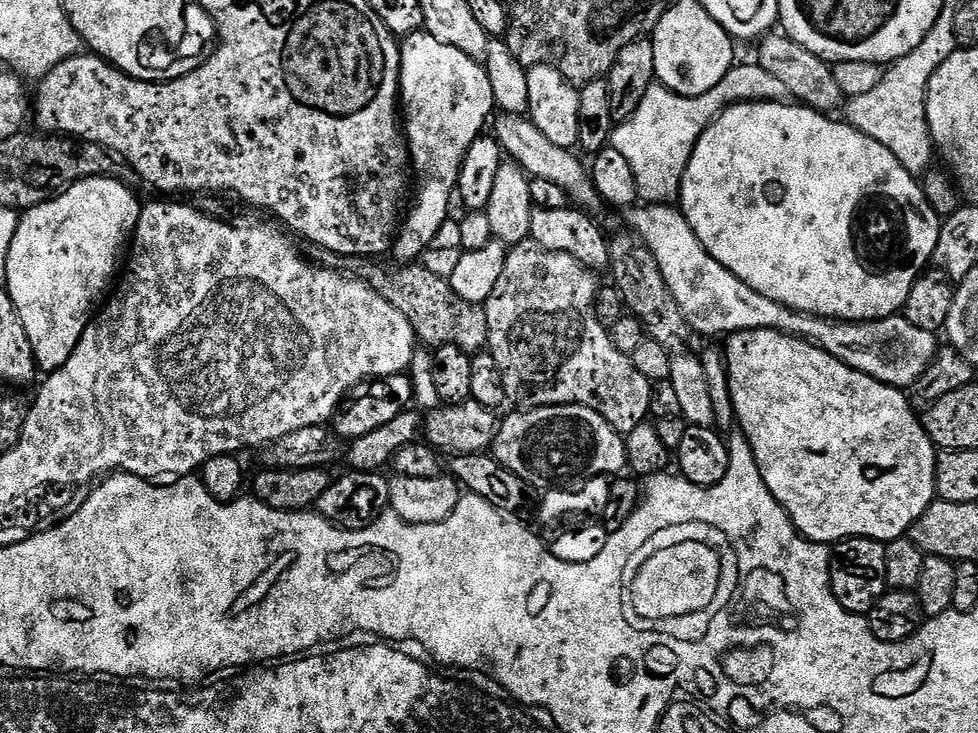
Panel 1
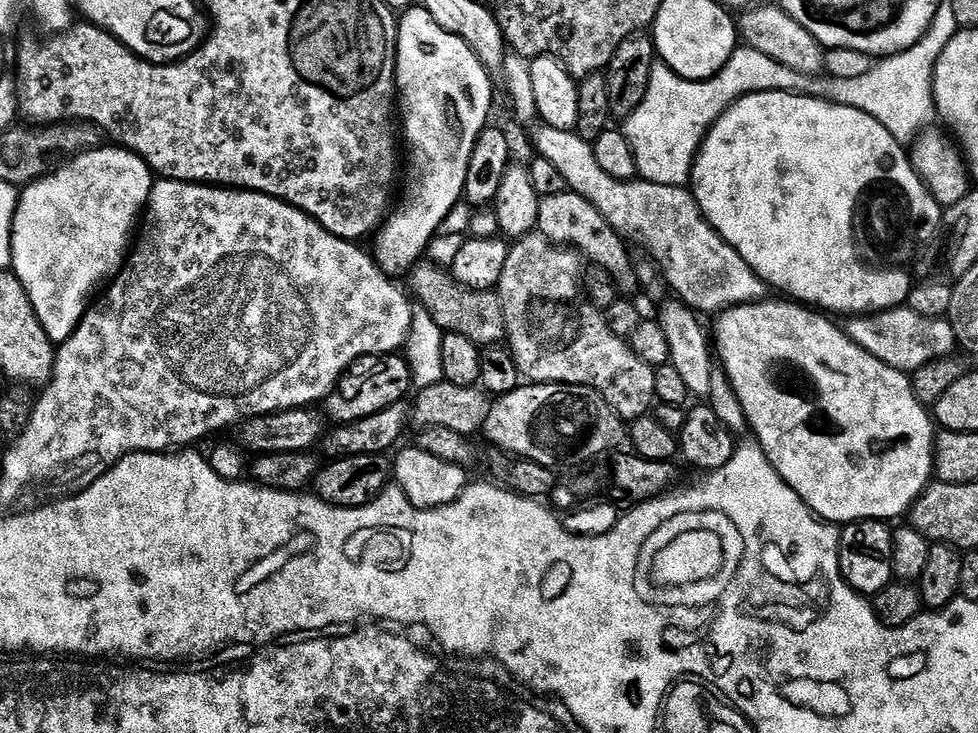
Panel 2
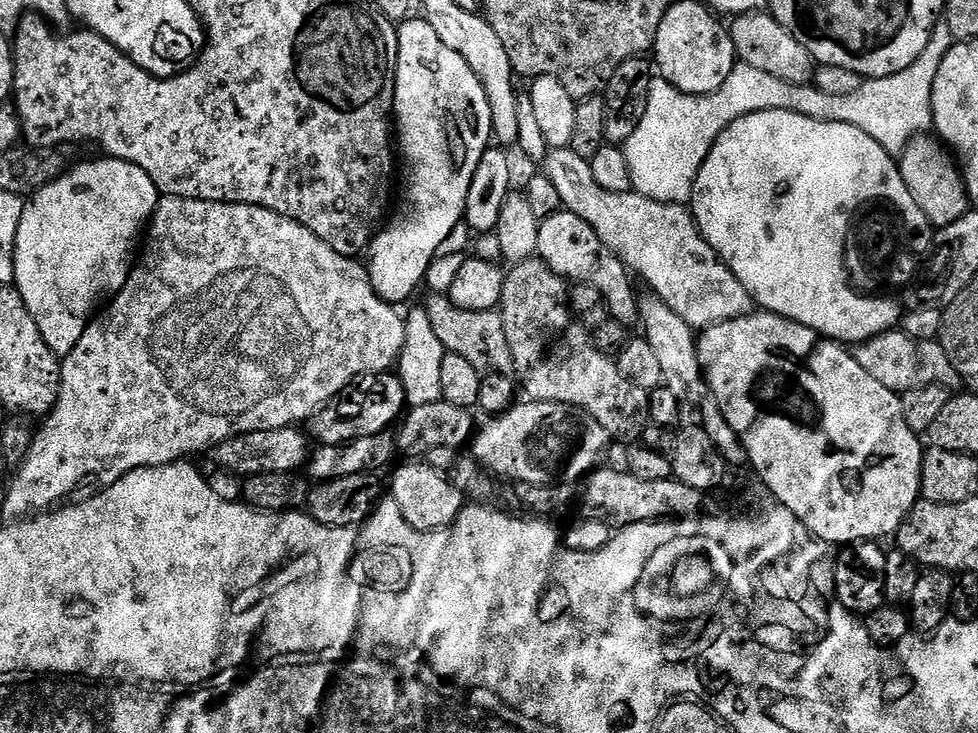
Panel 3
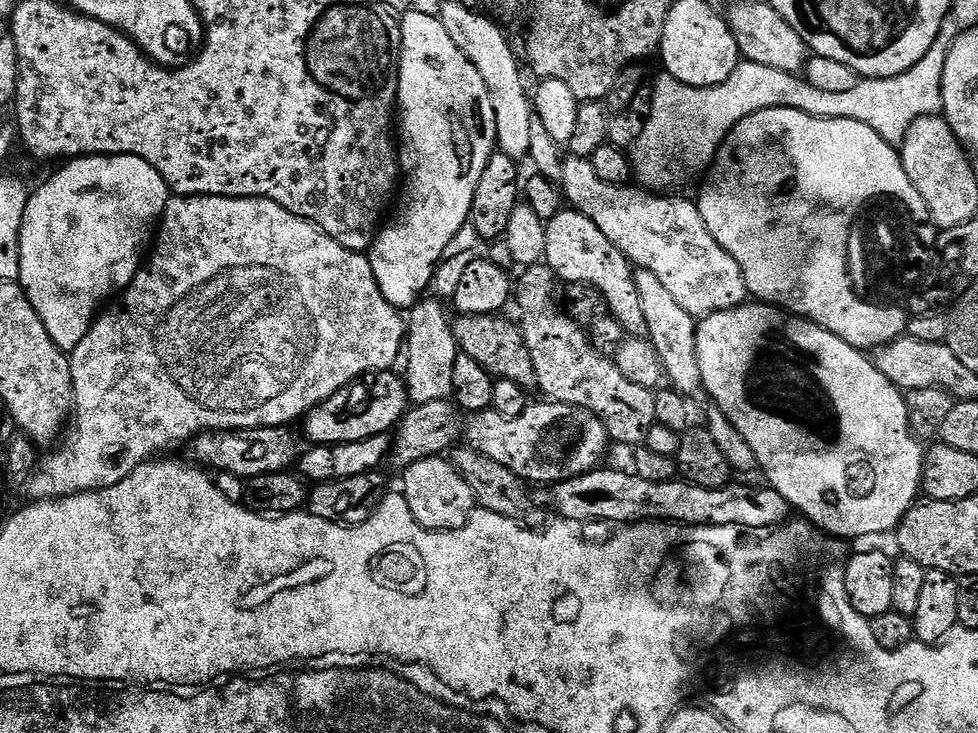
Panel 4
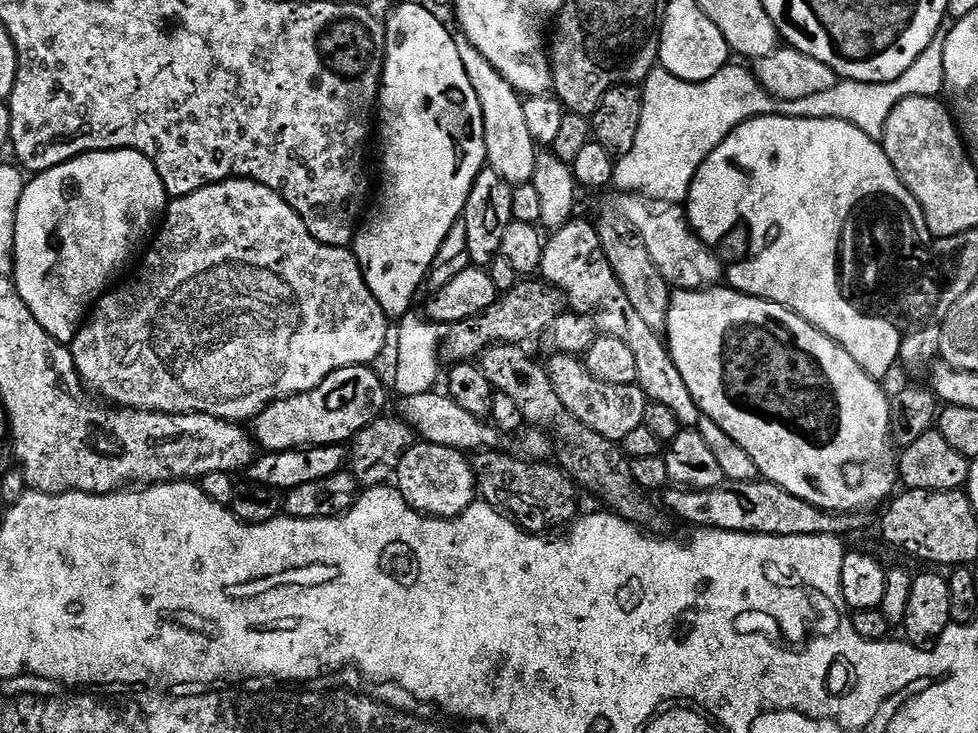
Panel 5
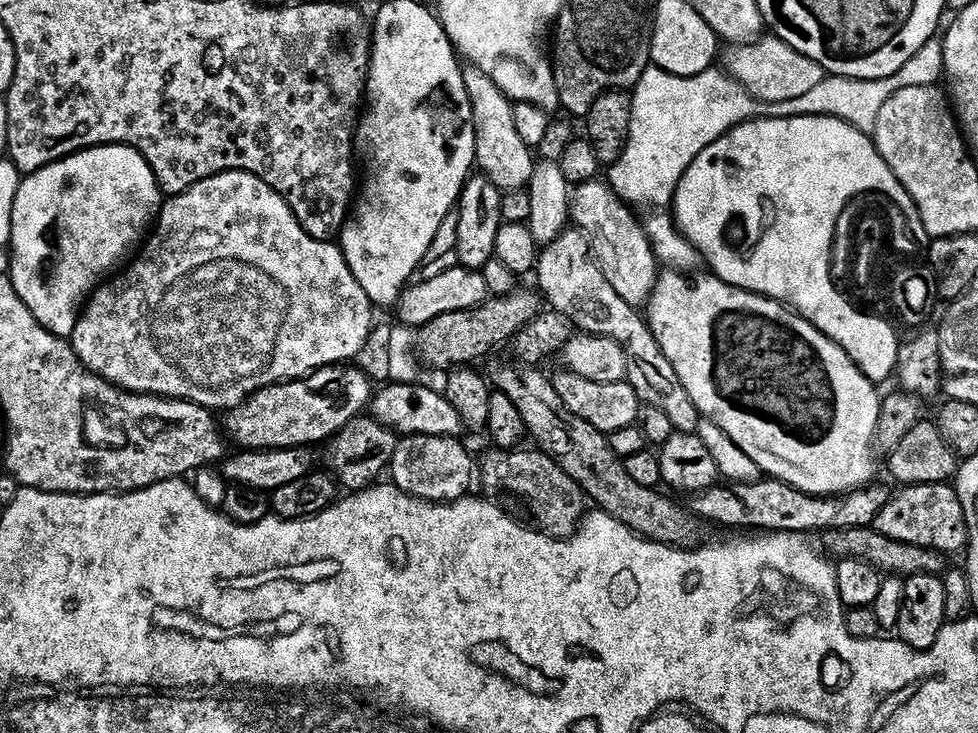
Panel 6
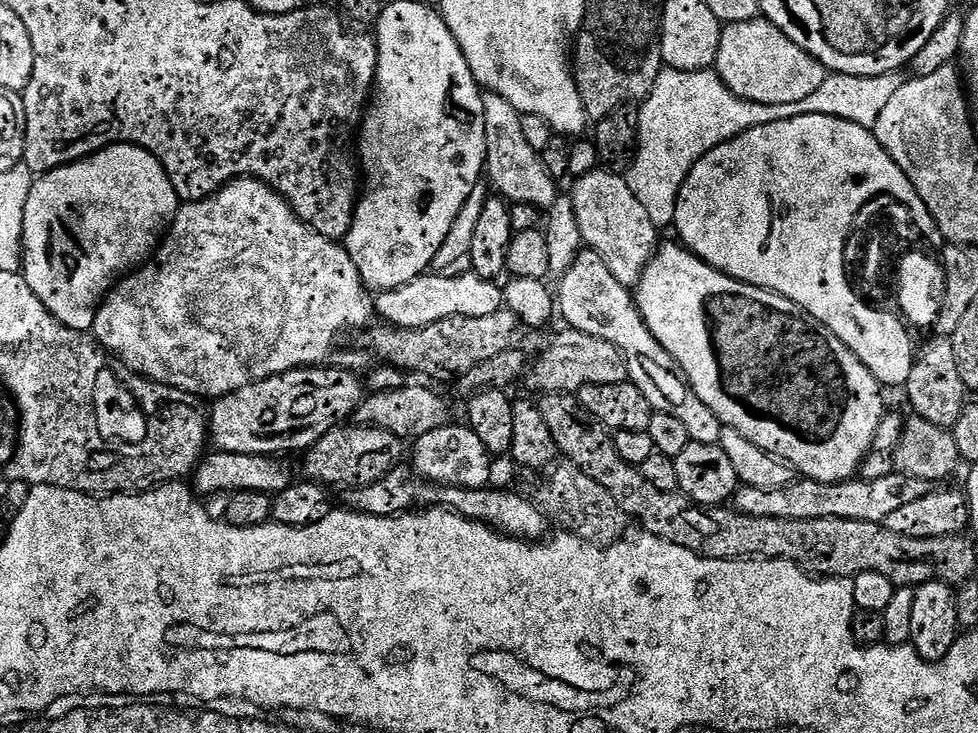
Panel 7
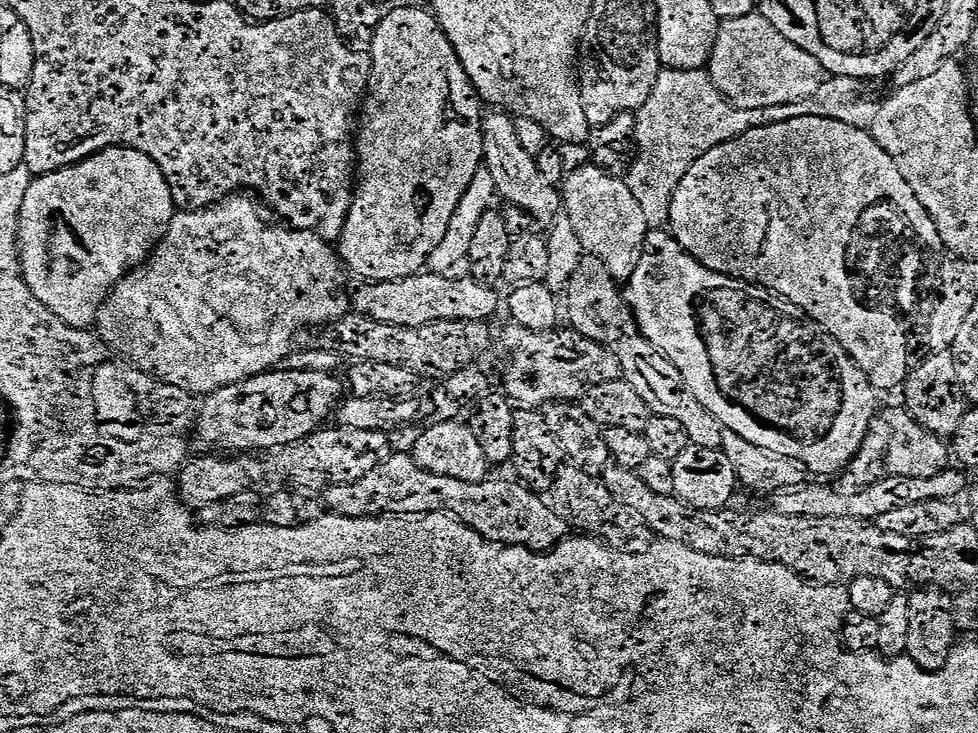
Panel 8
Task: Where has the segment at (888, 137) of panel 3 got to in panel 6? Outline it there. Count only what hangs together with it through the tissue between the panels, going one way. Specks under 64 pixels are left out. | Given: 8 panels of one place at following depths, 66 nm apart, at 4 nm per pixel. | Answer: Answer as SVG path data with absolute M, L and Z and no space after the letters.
M939 39L925 42L922 50L902 66L898 74L885 80L855 80L845 76L833 76L816 86L818 90L818 116L833 116L852 124L859 132L875 133L878 116L886 102L907 88L930 88L941 83L944 76L944 46Z

